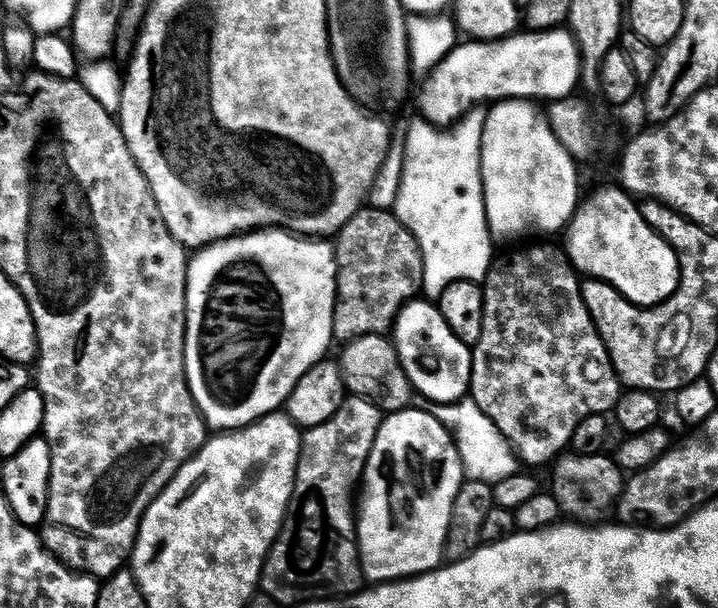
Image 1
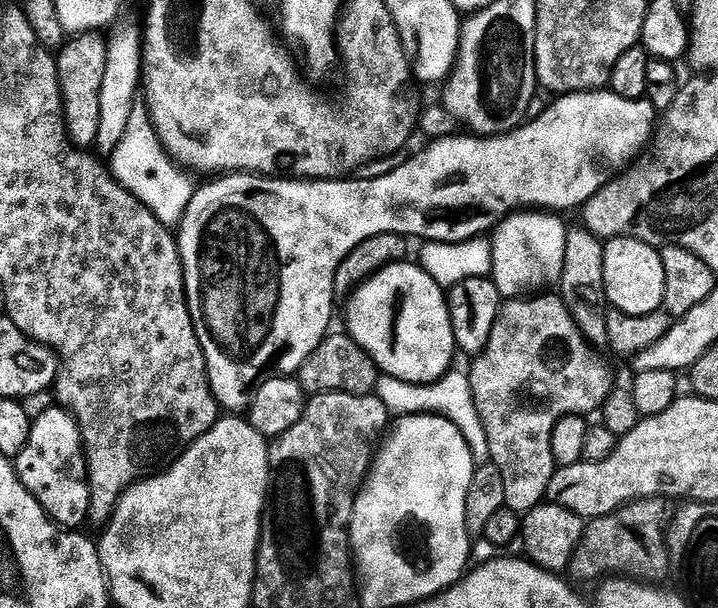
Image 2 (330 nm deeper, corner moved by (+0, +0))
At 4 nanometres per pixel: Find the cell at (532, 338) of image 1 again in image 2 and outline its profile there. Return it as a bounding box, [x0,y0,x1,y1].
[467,295,614,514]

